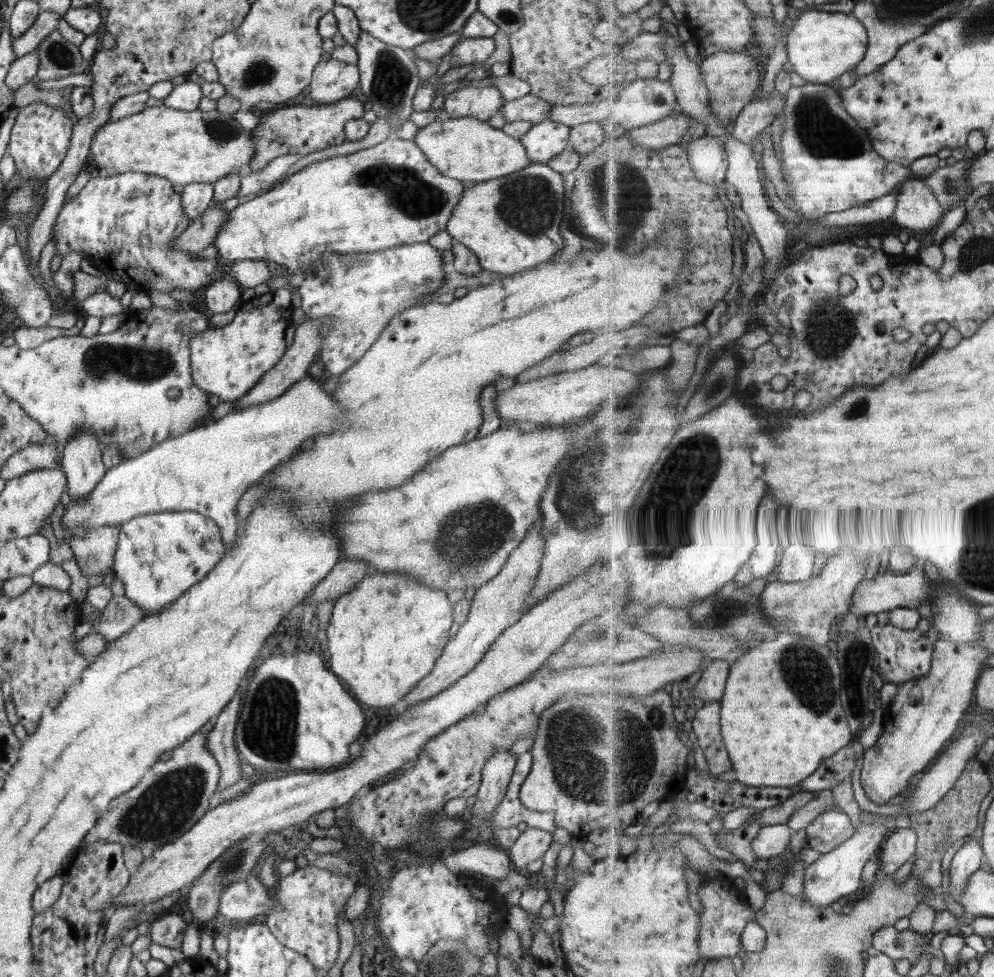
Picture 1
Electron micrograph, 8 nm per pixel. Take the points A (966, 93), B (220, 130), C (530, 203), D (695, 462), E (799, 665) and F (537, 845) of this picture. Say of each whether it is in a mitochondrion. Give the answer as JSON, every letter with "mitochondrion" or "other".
{"A":"other","B":"mitochondrion","C":"mitochondrion","D":"mitochondrion","E":"mitochondrion","F":"other"}

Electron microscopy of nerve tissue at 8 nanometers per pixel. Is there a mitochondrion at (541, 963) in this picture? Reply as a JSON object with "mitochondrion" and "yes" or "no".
{"mitochondrion":"no"}

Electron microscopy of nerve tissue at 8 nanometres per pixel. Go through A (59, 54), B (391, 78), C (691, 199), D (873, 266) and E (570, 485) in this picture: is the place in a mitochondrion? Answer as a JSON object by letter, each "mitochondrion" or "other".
{"A":"mitochondrion","B":"mitochondrion","C":"other","D":"other","E":"mitochondrion"}

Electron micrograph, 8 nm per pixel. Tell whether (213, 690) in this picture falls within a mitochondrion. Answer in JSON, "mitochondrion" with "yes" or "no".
{"mitochondrion":"no"}

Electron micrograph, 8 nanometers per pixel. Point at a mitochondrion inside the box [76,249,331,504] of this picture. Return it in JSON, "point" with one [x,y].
{"point":[139,364]}

